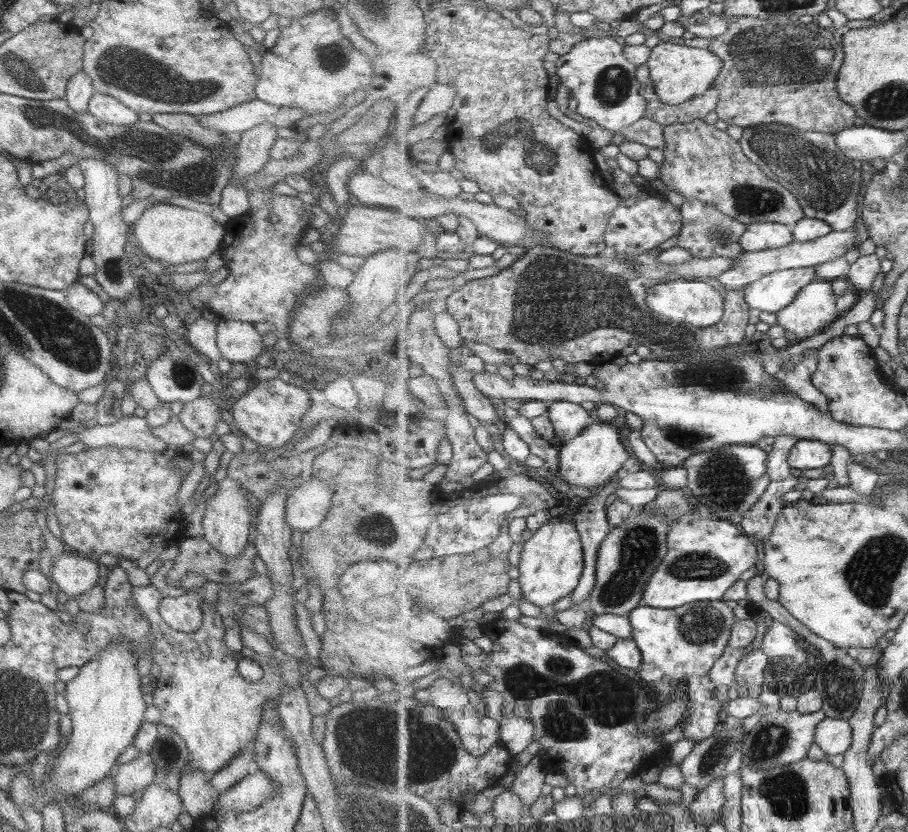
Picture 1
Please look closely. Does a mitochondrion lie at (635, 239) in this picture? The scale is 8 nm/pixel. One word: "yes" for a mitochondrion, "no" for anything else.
no

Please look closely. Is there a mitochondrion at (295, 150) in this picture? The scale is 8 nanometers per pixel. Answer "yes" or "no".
no

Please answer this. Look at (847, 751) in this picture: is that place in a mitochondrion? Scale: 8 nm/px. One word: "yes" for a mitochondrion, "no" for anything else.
no

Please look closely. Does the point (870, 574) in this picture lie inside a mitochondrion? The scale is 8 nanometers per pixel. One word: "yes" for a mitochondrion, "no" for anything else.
yes

